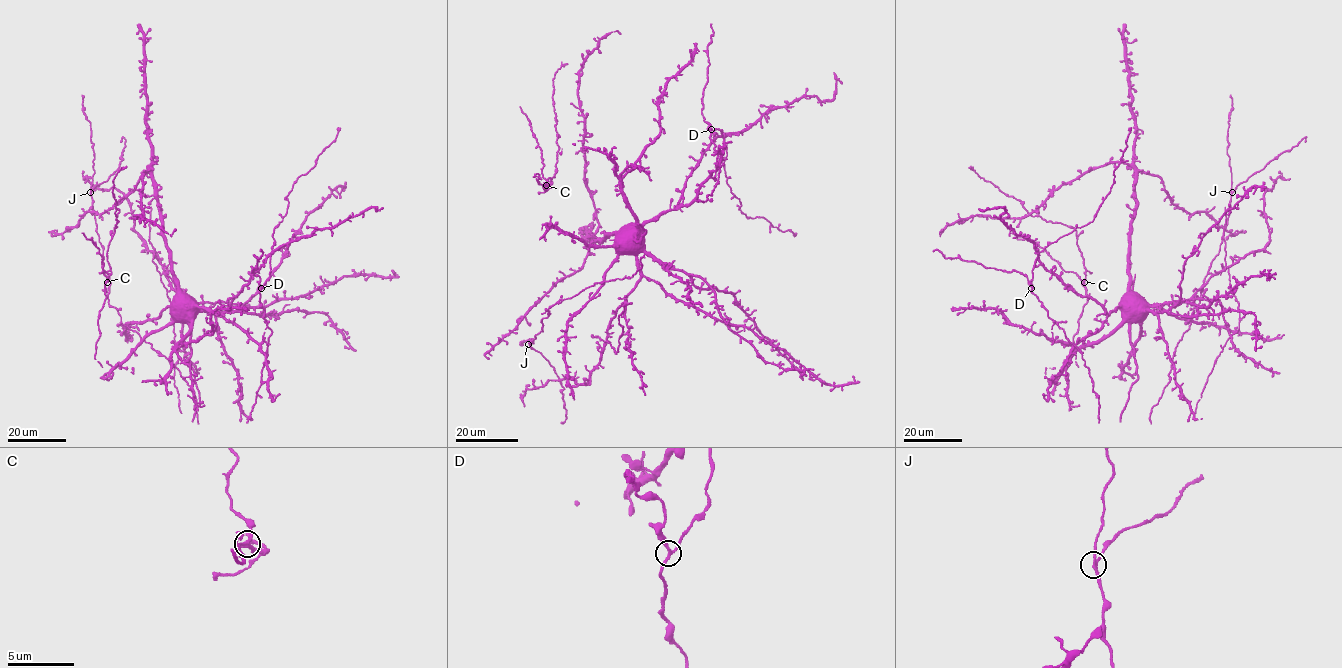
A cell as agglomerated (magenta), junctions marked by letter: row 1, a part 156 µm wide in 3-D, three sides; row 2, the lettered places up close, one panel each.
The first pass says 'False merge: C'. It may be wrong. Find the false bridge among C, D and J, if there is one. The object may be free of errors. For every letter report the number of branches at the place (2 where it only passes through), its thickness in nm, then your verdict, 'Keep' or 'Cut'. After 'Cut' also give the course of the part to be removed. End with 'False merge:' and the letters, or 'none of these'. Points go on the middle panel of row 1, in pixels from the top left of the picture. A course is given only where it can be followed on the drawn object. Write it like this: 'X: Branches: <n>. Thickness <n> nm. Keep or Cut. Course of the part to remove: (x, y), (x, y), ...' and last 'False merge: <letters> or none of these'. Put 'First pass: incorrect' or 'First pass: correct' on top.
First pass: correct
C: Branches: 3. Thickness 220 nm. Cut. Course of the part to remove: (546, 185), (542, 173), (542, 150), (520, 106)
D: Branches: 3. Thickness 220 nm. Keep
J: Branches: 3. Thickness 190 nm. Keep
False merge: C

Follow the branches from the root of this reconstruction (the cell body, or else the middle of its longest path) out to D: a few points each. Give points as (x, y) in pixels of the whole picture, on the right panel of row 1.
D: (1129, 299), (1108, 314), (1094, 300), (1077, 294), (1065, 285), (1044, 266), (1038, 255), (1032, 270), (1031, 288)

